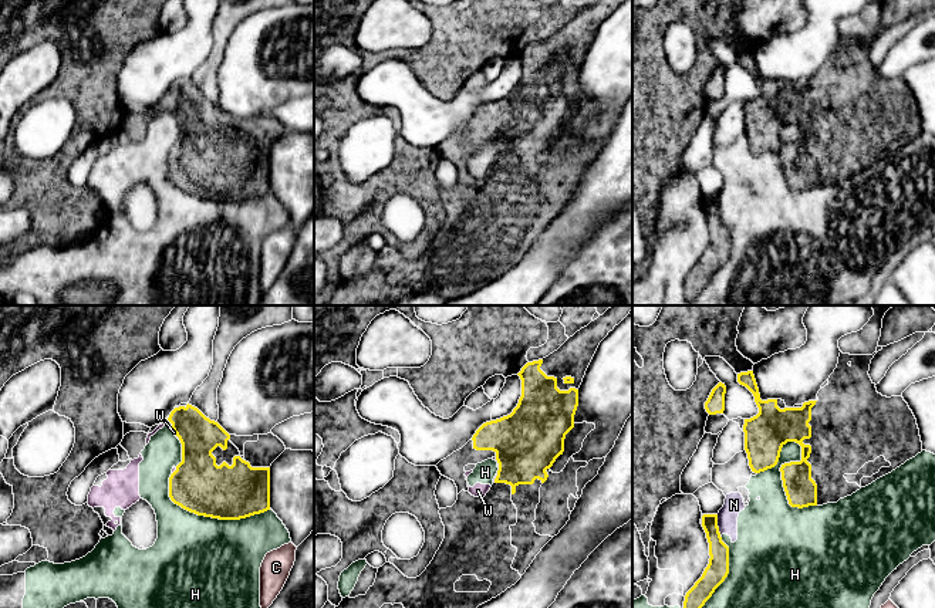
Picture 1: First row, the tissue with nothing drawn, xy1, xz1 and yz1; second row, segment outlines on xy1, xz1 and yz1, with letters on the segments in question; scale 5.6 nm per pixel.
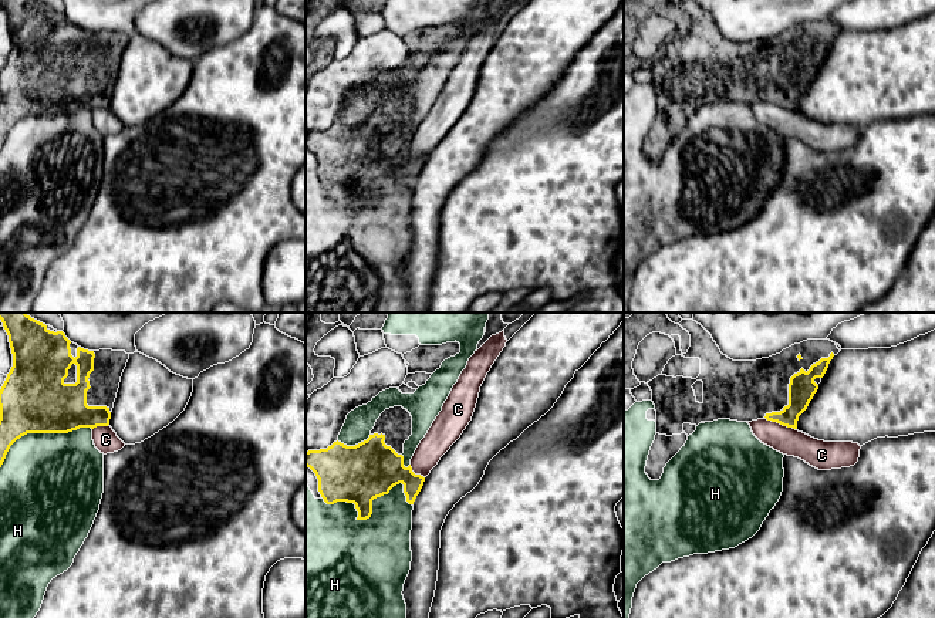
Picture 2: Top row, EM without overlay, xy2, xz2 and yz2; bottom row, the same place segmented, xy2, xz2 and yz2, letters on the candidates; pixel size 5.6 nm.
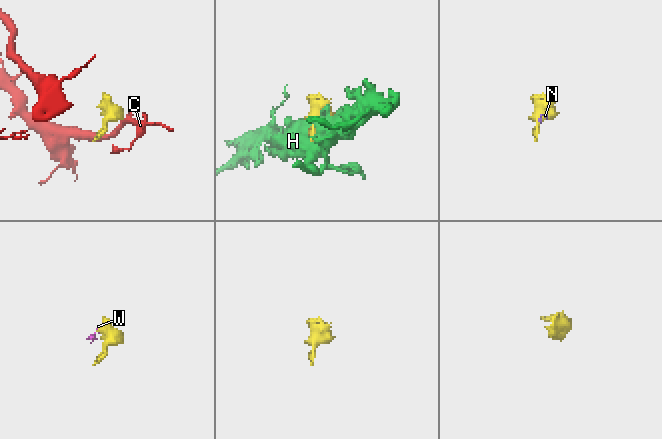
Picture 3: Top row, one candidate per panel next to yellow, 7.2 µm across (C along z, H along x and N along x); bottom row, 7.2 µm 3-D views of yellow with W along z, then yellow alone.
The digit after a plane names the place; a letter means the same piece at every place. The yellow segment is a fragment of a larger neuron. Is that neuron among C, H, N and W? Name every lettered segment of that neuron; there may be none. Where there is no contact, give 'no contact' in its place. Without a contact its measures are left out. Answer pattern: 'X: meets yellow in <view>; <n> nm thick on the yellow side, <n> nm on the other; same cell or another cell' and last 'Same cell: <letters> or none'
C: meets yellow in yz2; 160 nm thick on the yellow side, 160 nm on the other; another cell
H: meets yellow in yz1; 220 nm thick on the yellow side, 260 nm on the other; another cell
N: meets yellow in yz1; 130 nm thick on the yellow side, 110 nm on the other; another cell
W: meets yellow in xy1; 220 nm thick on the yellow side, 20 nm on the other; another cell
Same cell: none

